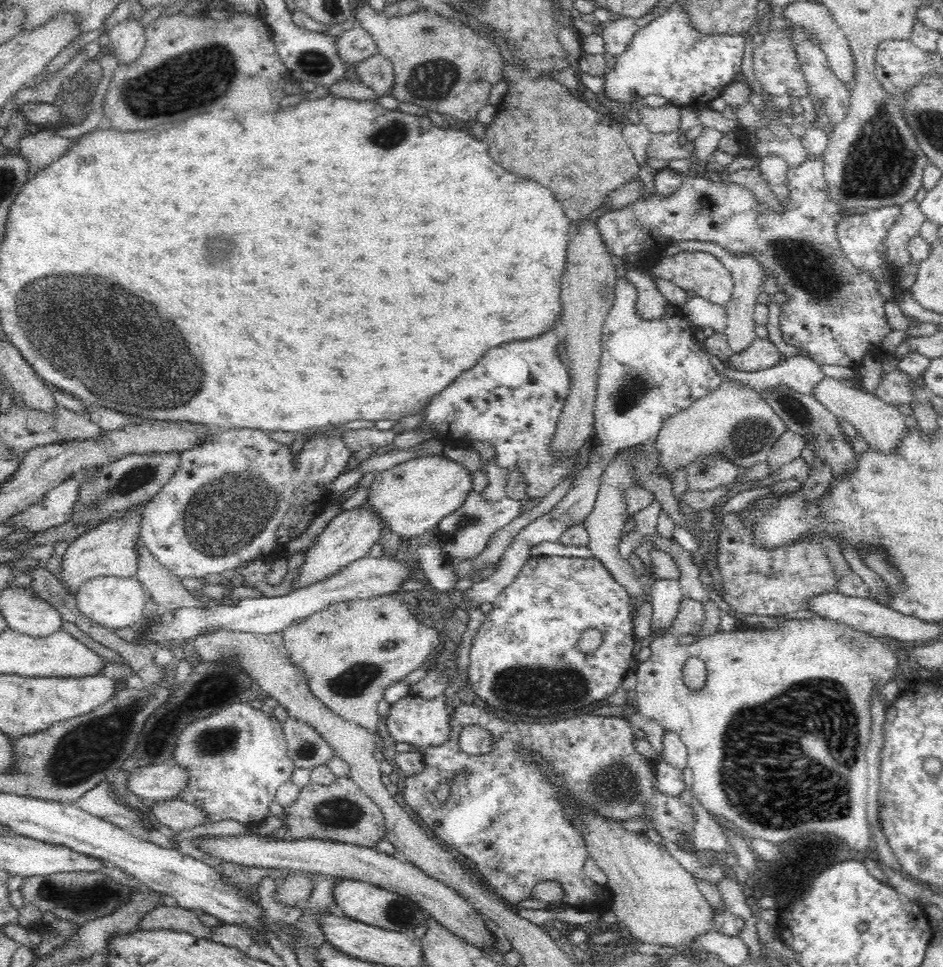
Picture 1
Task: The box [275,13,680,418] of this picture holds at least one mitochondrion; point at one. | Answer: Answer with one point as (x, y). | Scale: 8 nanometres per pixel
(433, 80)

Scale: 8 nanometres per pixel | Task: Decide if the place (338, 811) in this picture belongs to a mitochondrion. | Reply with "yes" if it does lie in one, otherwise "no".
yes

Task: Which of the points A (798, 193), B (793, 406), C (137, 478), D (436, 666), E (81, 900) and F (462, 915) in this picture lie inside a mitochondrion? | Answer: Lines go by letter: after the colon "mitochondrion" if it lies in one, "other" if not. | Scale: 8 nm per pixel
A: other
B: mitochondrion
C: mitochondrion
D: other
E: mitochondrion
F: other

